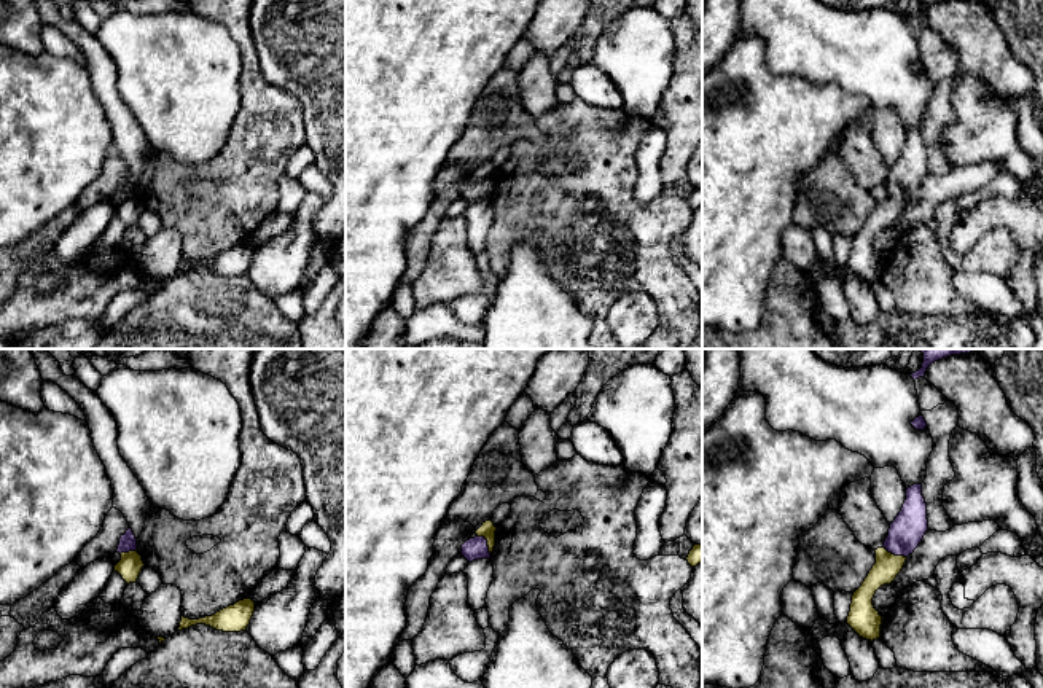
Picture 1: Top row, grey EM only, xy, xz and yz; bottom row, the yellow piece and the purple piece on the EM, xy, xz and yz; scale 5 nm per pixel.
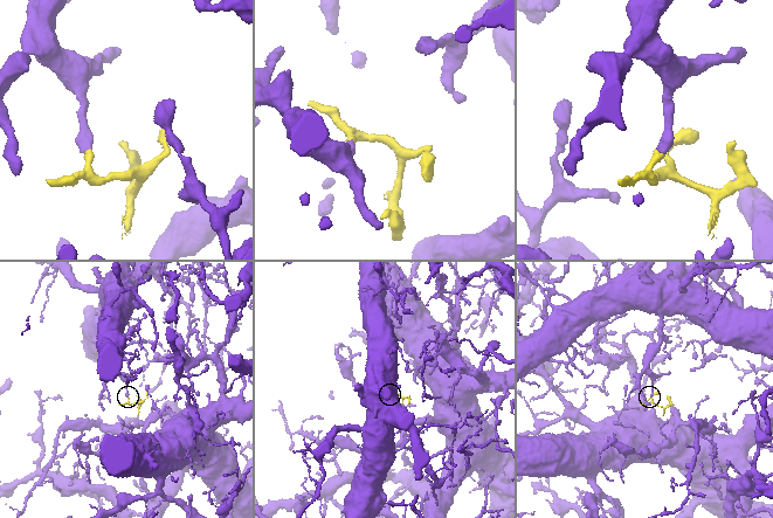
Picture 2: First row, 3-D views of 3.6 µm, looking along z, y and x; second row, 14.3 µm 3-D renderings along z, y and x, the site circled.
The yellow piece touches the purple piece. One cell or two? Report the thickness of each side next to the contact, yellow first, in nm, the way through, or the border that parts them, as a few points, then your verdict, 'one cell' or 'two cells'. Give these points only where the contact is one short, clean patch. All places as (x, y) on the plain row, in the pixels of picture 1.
80 nm thick on the yellow side, 110 nm on the other; border along xz (476, 177), (486, 183), (489, 196); two cells

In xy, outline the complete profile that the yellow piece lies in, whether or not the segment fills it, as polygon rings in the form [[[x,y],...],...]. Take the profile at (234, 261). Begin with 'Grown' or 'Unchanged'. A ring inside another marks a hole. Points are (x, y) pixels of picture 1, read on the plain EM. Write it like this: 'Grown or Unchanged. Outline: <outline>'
Unchanged. Outline: [[[244,242],[236,245],[234,248],[229,248],[217,255],[212,260],[199,263],[189,263],[182,260],[178,274],[188,272],[196,268],[205,268],[223,276],[240,276],[245,274],[247,269],[250,268],[253,255],[255,255],[255,245],[252,242]]]

